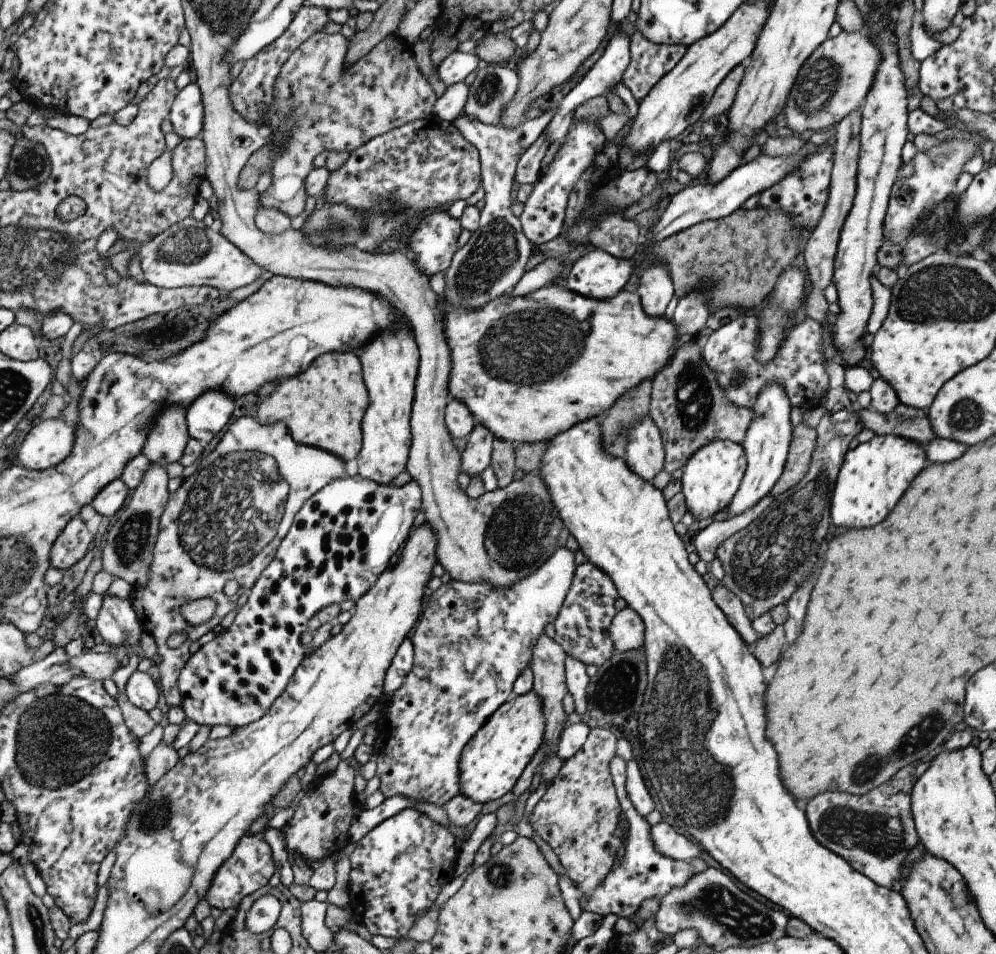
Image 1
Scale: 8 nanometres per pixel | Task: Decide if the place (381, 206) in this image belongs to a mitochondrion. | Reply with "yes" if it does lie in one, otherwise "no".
yes

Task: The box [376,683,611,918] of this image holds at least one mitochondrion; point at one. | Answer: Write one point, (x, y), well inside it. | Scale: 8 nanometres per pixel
(501, 877)

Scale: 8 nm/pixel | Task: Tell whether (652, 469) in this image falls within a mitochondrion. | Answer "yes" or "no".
no

